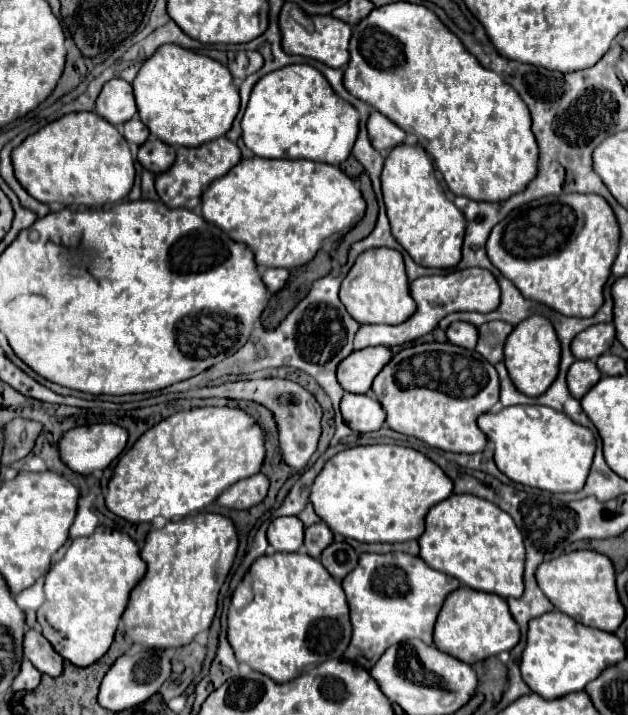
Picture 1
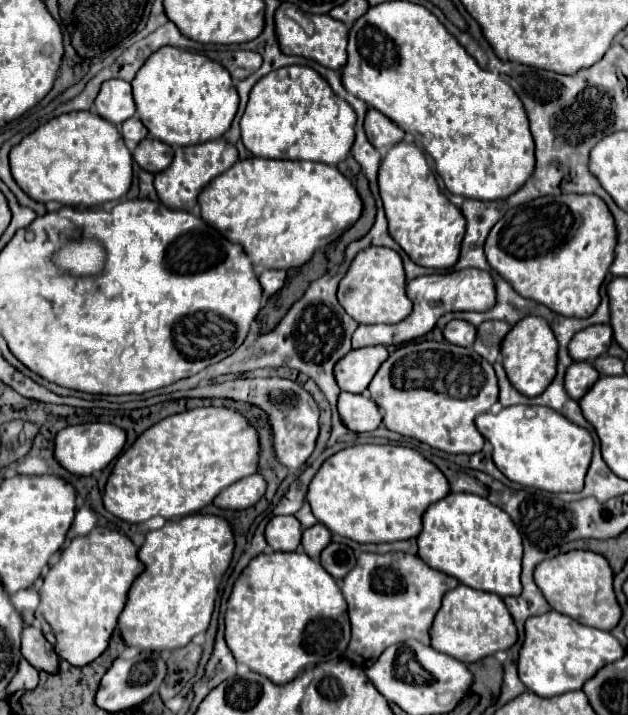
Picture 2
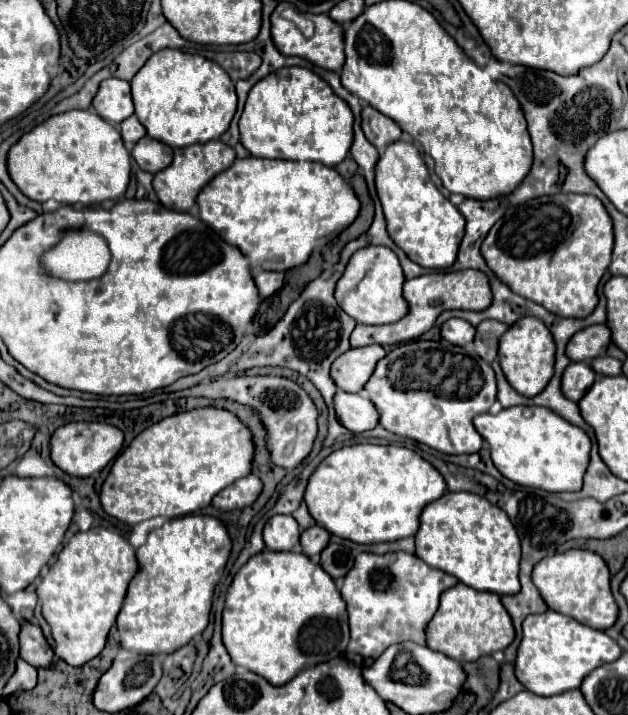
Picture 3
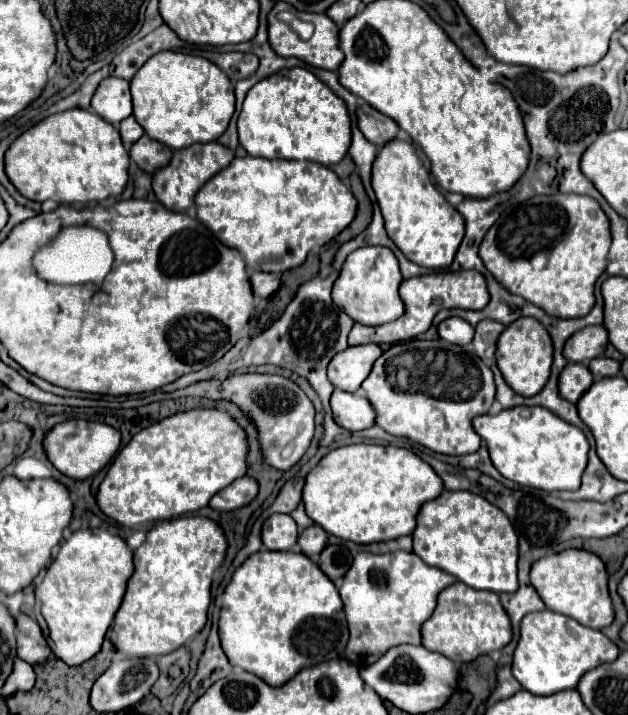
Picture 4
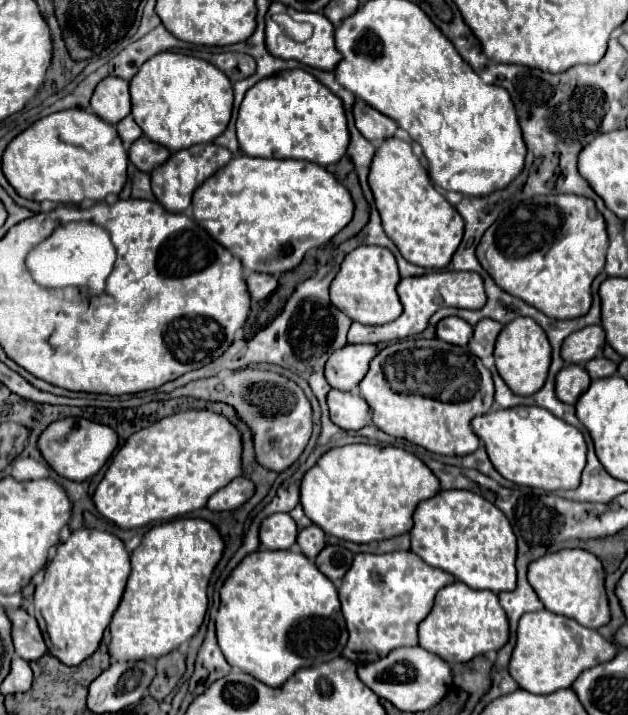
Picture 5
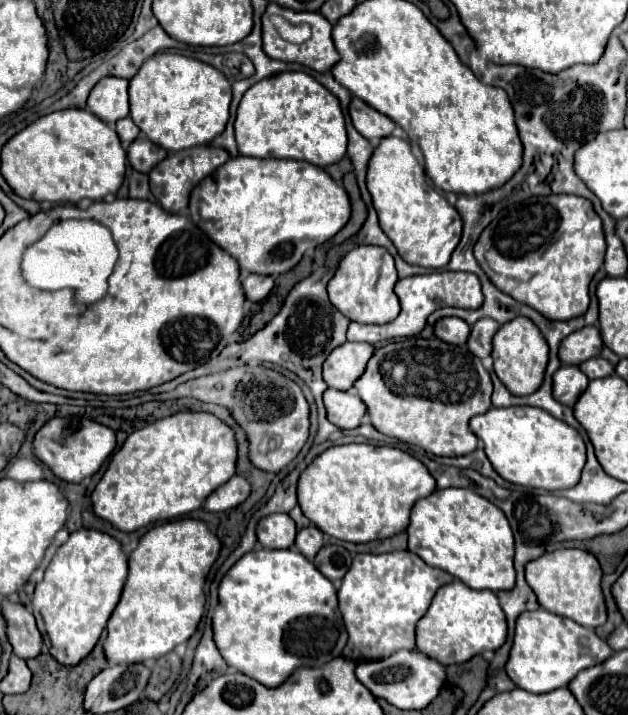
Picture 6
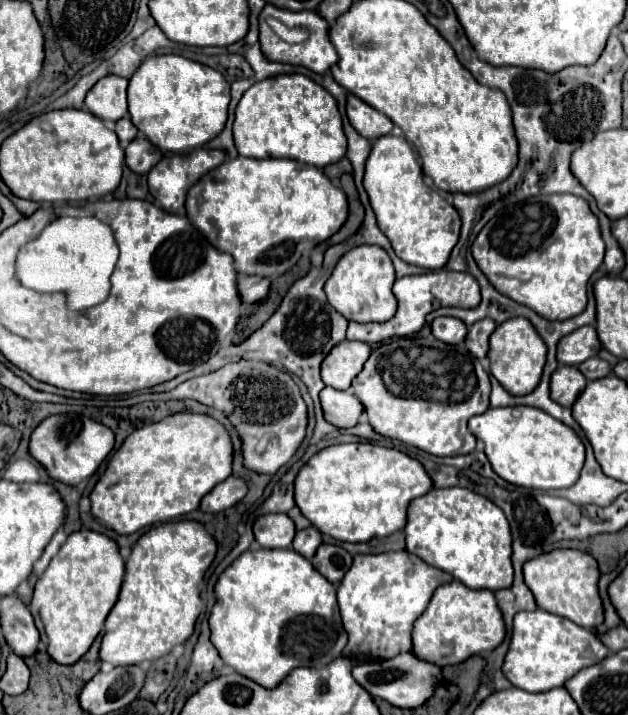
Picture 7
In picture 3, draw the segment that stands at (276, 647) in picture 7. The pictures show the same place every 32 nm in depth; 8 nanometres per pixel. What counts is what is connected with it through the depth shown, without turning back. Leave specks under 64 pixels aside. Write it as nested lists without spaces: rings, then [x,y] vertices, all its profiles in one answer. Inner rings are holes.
[[[262,550],[258,554],[254,554],[234,576],[228,592],[226,592],[226,600],[224,600],[224,610],[222,610],[222,642],[232,658],[232,662],[236,666],[244,666],[248,668],[250,672],[266,678],[272,686],[282,686],[286,684],[288,680],[292,680],[300,670],[304,668],[310,668],[310,666],[316,666],[320,662],[328,662],[332,658],[338,658],[344,654],[346,646],[348,646],[348,640],[350,640],[350,632],[348,632],[348,616],[346,616],[346,604],[334,584],[334,580],[320,568],[320,564],[314,564],[306,554],[302,552],[270,552],[270,550]]]

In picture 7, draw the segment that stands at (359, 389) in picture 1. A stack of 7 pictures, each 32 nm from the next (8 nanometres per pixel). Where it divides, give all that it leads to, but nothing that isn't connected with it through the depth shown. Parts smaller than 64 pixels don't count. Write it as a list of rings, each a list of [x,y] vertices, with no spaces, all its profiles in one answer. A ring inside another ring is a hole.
[[[342,340],[322,360],[320,374],[324,384],[336,390],[348,390],[350,382],[358,376],[368,356],[370,356],[370,344]]]

